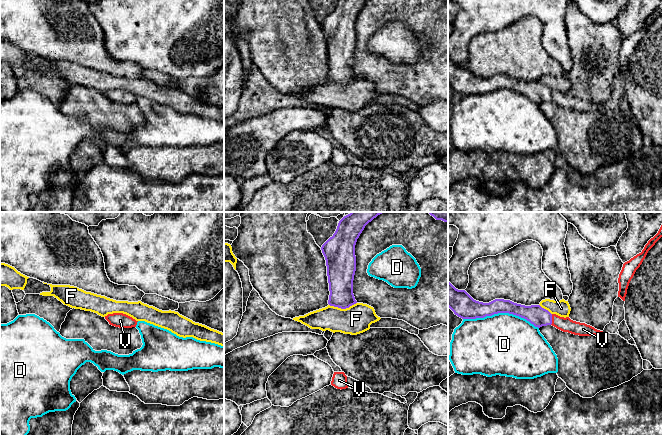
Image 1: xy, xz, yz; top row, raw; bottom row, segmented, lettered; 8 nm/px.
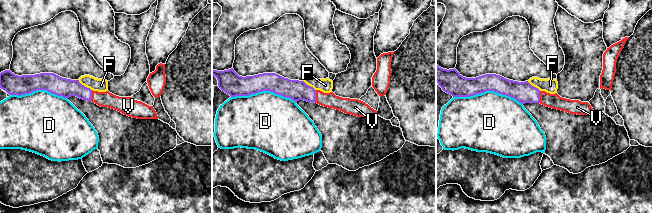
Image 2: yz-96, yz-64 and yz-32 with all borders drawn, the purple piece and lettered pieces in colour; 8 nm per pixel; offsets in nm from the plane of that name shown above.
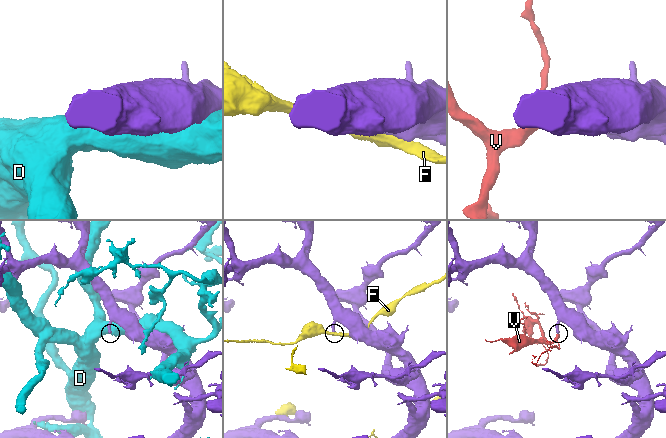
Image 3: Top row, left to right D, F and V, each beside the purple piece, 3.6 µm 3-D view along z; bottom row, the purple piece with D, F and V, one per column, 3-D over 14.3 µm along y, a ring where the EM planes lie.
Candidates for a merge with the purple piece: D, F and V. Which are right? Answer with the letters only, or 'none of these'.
V

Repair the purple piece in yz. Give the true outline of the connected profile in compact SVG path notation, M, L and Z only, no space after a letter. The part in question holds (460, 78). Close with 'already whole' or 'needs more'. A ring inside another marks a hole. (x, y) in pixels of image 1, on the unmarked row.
M448 57L448 83L462 95L476 95L498 89L509 89L526 95L535 103L552 101L557 105L579 112L604 110L585 99L551 90L540 81L525 82L510 76L495 75L489 79L474 76L465 66L456 65Z; needs more

